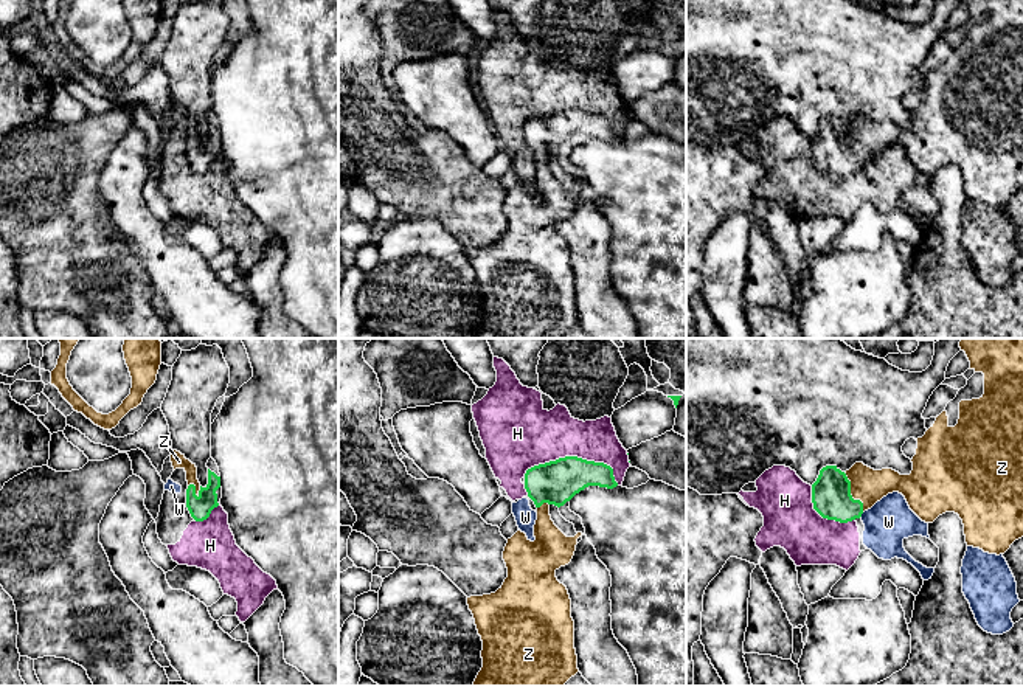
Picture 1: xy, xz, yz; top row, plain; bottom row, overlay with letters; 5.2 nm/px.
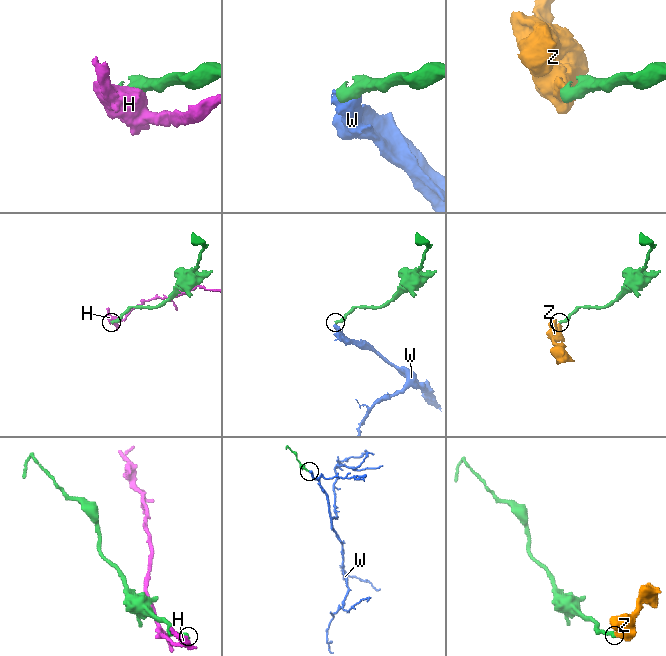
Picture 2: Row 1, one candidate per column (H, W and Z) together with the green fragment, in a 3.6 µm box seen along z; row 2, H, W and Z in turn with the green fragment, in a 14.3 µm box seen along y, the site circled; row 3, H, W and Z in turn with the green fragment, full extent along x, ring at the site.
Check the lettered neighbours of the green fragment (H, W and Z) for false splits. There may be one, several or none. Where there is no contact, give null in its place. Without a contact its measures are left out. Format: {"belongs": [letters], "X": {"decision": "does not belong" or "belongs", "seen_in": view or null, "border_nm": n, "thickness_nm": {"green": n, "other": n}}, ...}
{"belongs": ["Z"], "H": {"decision": "does not belong", "seen_in": "xz", "border_nm": 500, "thickness_nm": {"green": 220, "other": 300}}, "W": {"decision": "does not belong", "seen_in": "yz", "border_nm": 40, "thickness_nm": {"green": 200, "other": 240}}, "Z": {"decision": "belongs", "seen_in": "yz", "border_nm": 240, "thickness_nm": {"green": 200, "other": 180}}}

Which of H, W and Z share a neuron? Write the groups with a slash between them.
H W / Z

